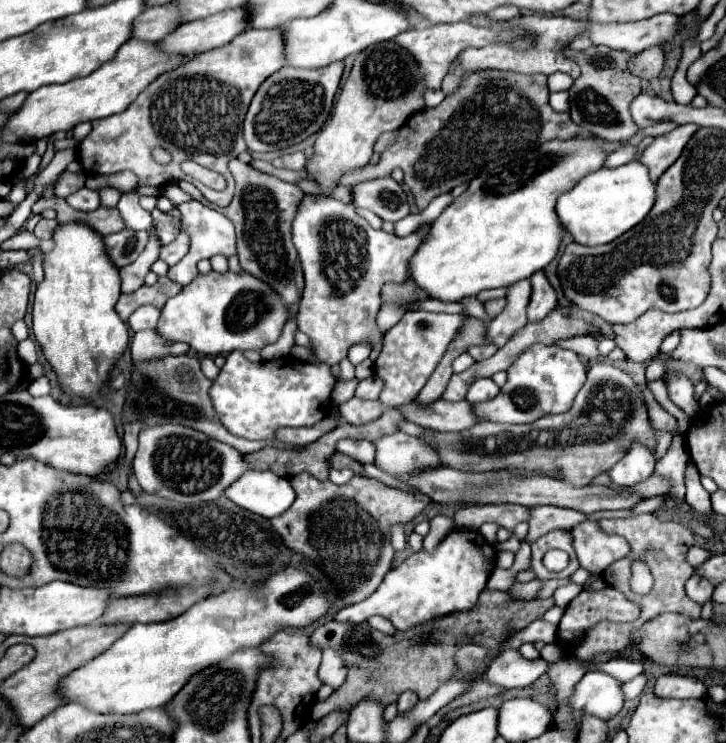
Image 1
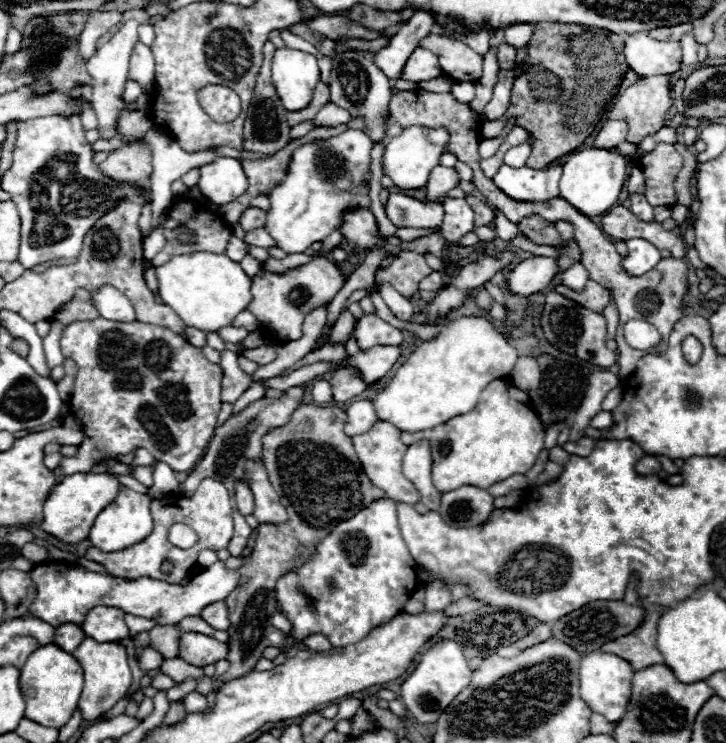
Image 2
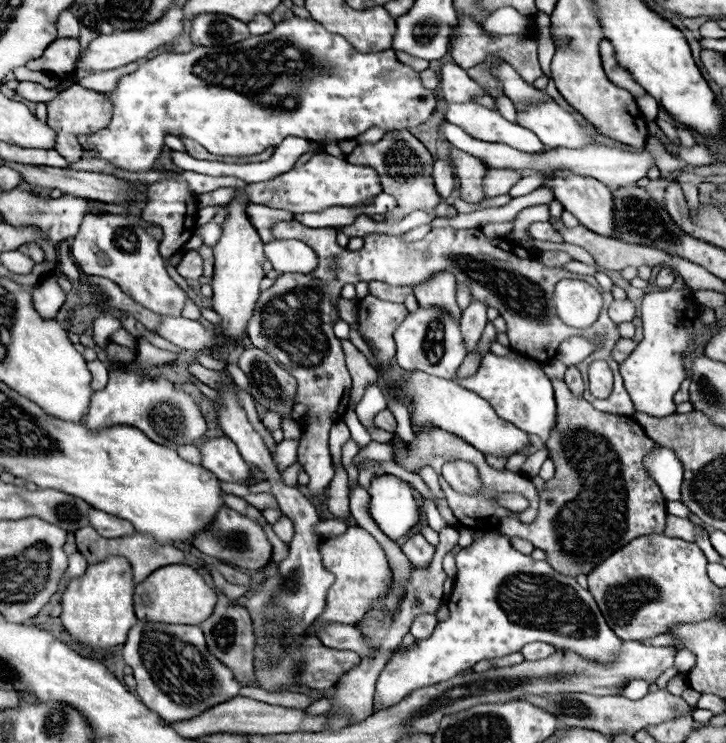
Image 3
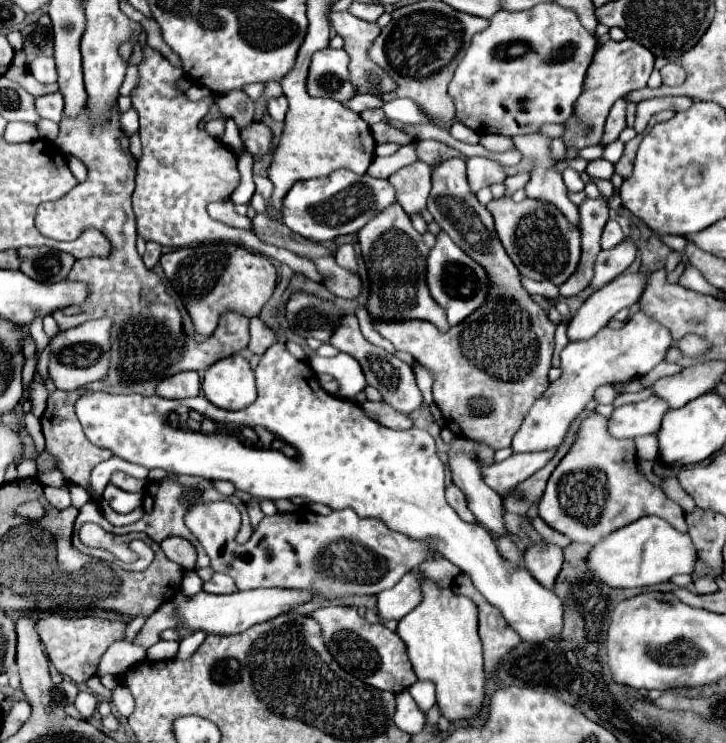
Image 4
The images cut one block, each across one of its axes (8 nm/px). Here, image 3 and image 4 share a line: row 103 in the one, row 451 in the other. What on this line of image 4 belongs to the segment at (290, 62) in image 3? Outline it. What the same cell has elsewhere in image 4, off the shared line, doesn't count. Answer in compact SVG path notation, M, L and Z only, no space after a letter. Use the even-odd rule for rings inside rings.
M282 342L270 346L264 352L256 368L256 388L258 398L250 406L236 412L222 410L210 404L204 396L168 400L162 396L146 398L142 394L116 396L106 392L84 392L76 400L76 416L84 428L86 438L92 444L106 448L114 456L132 464L140 464L148 470L162 468L170 474L204 476L208 480L228 480L234 484L236 490L248 492L252 498L280 500L302 496L308 502L320 502L330 506L332 510L352 508L360 518L378 518L396 532L432 544L432 548L438 554L442 554L464 574L468 574L478 592L502 612L506 622L518 632L522 640L536 644L560 634L560 598L552 590L542 588L542 584L526 568L512 568L512 564L508 564L508 560L500 556L500 550L496 548L496 540L492 538L492 534L480 524L464 522L446 502L446 468L436 454L436 442L430 432L420 428L410 428L402 432L384 428L382 424L364 416L364 410L356 402L344 400L340 396L330 396L318 384L318 378L312 372L312 368L306 362L296 360ZM188 410L194 410L204 418L212 420L218 426L218 430L210 434L190 432L186 428L184 416Z

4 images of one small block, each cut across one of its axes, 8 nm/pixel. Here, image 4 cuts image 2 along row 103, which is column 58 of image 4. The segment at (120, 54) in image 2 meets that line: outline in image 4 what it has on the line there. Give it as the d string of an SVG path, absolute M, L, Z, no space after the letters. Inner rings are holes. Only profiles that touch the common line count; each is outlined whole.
M54 92L54 94L46 94L46 96L36 98L36 110L38 110L38 114L42 118L58 122L62 118L62 112L64 112L64 98L62 98L62 94Z

